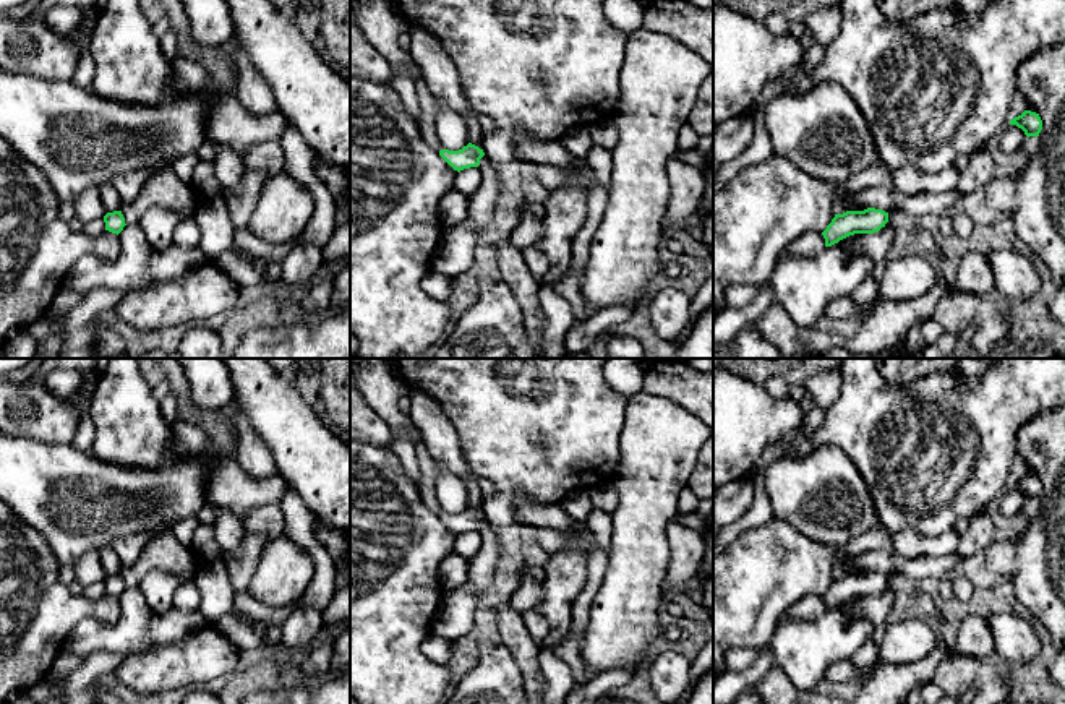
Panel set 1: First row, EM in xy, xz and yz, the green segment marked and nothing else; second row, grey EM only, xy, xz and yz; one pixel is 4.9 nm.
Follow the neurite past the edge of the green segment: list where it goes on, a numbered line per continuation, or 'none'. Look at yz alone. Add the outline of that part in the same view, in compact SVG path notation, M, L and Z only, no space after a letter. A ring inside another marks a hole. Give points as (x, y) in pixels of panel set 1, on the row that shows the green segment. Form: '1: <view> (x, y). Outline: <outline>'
none

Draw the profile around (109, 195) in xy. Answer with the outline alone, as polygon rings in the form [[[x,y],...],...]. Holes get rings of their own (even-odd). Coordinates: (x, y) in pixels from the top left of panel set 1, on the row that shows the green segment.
[[[112,183],[101,187],[101,200],[107,212],[122,211],[122,200]]]

